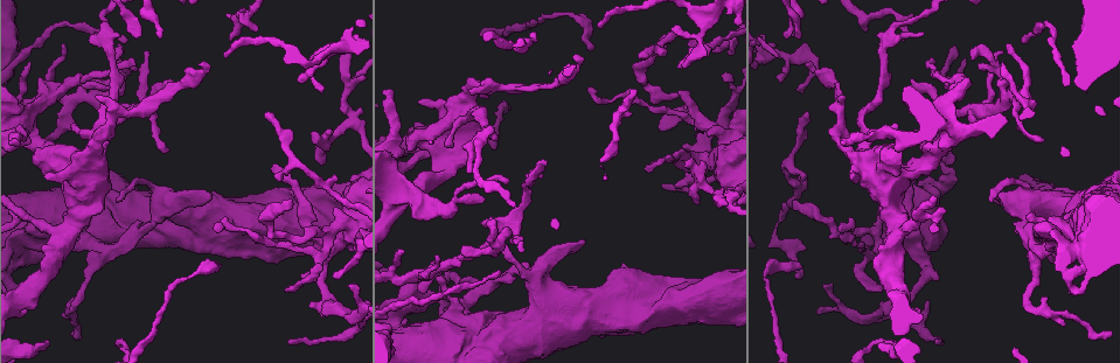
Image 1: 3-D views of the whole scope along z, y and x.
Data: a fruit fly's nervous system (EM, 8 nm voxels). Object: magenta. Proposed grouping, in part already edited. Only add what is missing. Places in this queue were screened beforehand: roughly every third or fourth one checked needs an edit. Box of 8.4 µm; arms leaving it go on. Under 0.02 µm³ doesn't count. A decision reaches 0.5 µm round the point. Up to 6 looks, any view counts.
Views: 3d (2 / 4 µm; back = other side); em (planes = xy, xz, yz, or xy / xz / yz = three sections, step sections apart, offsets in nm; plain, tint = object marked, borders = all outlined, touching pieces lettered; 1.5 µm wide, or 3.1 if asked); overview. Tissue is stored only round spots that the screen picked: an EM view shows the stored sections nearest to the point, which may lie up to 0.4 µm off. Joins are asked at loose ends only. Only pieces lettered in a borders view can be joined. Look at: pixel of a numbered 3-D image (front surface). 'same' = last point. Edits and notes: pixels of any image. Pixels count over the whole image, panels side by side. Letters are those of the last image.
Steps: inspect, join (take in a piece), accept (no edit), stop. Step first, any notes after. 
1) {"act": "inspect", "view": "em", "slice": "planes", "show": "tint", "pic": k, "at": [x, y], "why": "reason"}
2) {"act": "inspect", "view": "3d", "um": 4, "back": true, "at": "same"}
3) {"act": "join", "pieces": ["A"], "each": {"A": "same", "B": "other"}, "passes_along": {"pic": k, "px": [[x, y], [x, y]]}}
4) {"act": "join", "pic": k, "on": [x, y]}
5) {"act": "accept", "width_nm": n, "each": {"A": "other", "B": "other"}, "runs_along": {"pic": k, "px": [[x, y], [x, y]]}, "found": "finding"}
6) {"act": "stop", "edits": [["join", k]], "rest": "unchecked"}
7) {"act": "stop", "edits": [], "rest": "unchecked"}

{"act": "inspect", "view": "3d", "um": 2, "pic": 1, "at": [955, 48], "why": "an open end"}

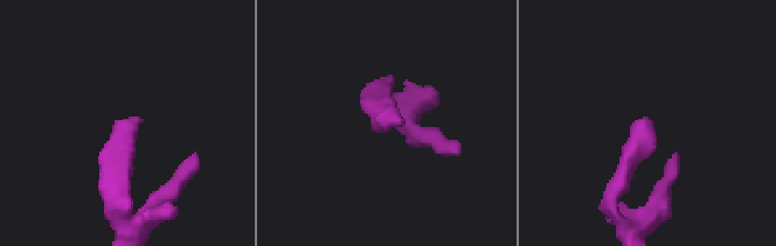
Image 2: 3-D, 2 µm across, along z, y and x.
{"act": "inspect", "view": "em", "slice": "planes", "show": "plain", "pic": 2, "at": [402, 125]}

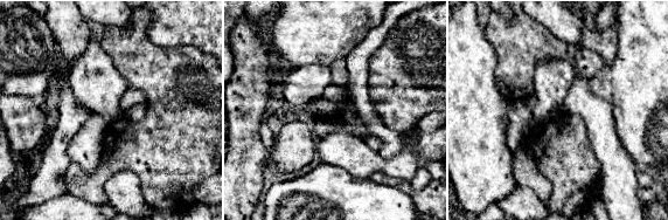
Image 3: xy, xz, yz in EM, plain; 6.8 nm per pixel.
{"act": "inspect", "view": "em", "slice": "planes", "show": "borders", "at": "same"}

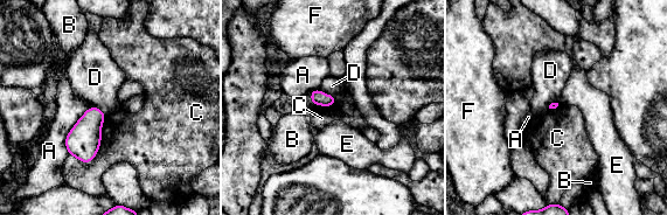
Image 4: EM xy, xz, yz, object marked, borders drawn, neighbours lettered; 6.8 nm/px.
{"act": "accept", "each": {"A": "other", "B": "other", "C": "other", "D": "other", "E": "other", "F": "other"}, "border": {"pic": 4, "px": [[106, 116], [96, 155], [69, 155]]}, "found": "none of them fits"}

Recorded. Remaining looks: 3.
{"act": "inspect", "view": "em", "slice": "xy", "step": 8, "show": "tint", "pic": 1, "at": [990, 200], "why": "tapers out"}

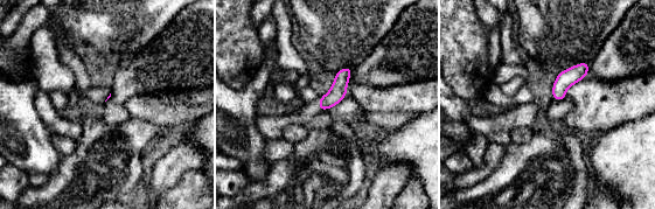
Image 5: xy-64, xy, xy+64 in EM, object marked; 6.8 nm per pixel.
{"act": "inspect", "view": "em", "slice": "xy", "step": 8, "show": "borders", "at": "same", "why": "what lies round it"}

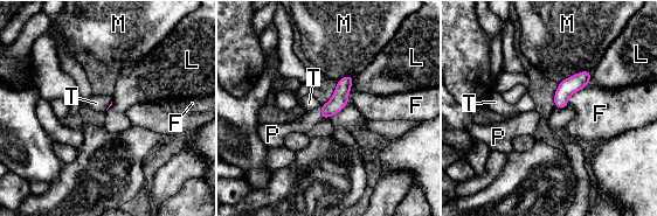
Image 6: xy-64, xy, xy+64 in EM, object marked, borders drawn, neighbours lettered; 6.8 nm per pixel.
{"act": "join", "pieces": ["P"], "each": {"F": "other", "L": "other", "M": "other", "P": "same", "T": "other"}, "found": "the neuron continues"}

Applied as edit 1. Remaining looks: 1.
{"act": "stop", "edits": [["join", 6]], "rest": "unchecked"}

